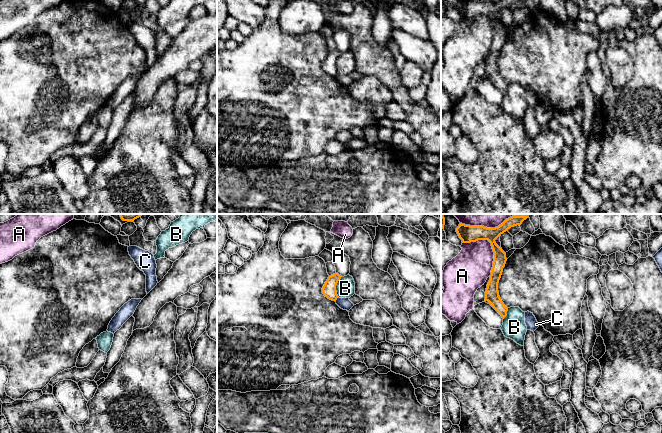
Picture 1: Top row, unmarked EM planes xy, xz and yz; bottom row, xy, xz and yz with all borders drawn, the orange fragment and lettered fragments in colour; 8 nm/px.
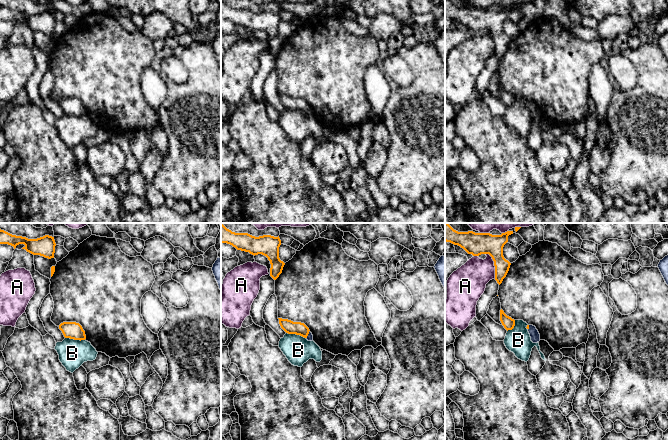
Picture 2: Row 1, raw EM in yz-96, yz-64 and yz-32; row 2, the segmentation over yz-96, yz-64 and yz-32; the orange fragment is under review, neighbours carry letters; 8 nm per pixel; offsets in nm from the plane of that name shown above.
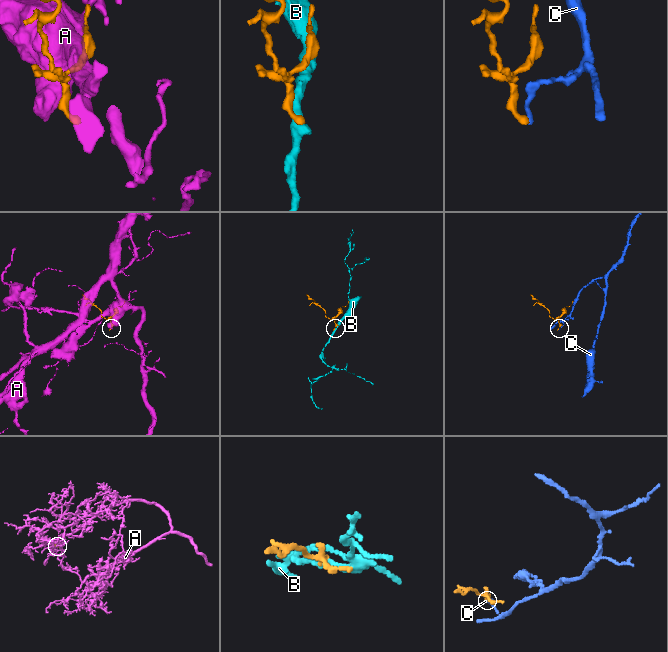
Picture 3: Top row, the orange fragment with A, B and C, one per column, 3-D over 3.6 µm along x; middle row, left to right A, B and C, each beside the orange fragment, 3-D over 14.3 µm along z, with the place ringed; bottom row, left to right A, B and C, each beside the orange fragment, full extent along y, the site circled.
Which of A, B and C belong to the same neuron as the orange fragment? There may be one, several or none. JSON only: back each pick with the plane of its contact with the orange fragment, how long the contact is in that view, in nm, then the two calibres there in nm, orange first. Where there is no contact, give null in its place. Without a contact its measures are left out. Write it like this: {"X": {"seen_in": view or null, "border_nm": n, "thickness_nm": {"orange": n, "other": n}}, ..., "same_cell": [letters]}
{"C": {"seen_in": "xz", "border_nm": 50, "thickness_nm": {"orange": 110, "other": 100}}, "same_cell": ["C"]}

